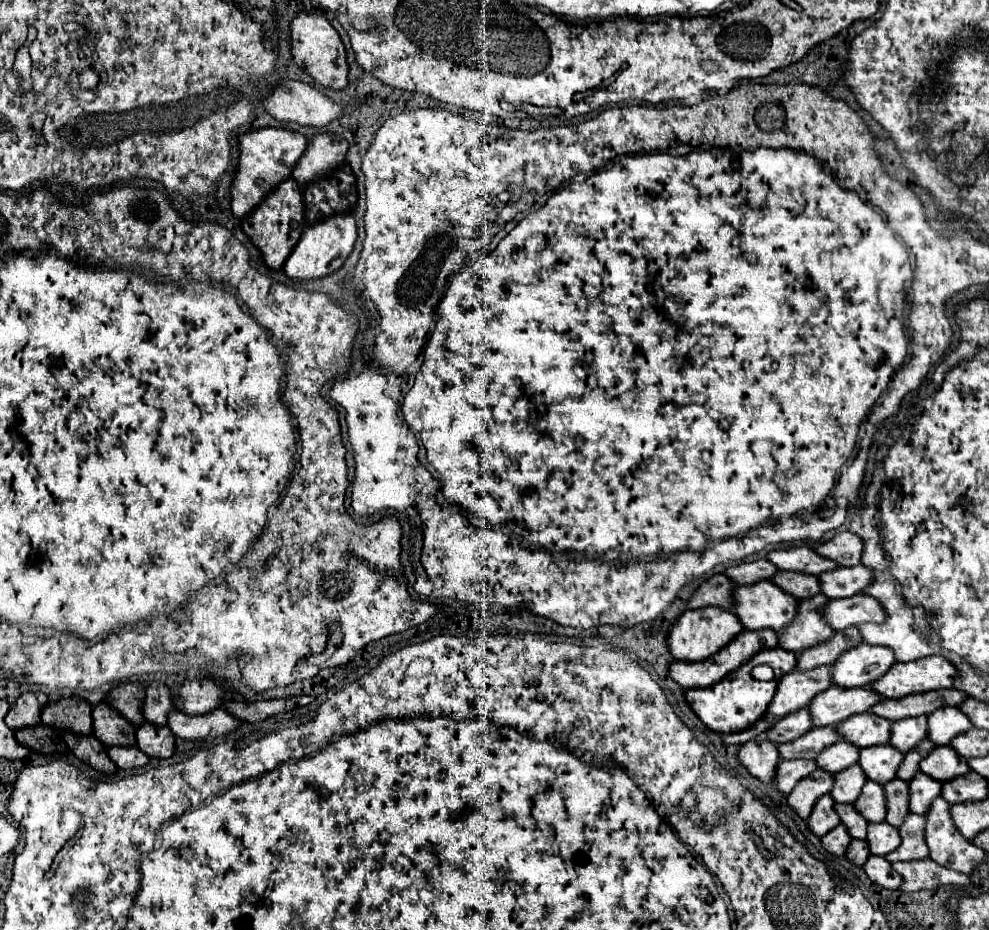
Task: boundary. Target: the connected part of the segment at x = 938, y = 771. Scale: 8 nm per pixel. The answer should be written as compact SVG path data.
M938 746L928 758L920 762L920 770L940 782L948 782L956 776L964 776L970 772L968 760L958 756L952 746Z

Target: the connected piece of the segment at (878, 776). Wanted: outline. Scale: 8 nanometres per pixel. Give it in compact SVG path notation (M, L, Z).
M882 744L882 746L862 748L858 764L870 780L884 786L884 782L890 782L892 778L896 778L896 770L898 770L902 758L904 758L904 754L900 750L896 750L890 744Z

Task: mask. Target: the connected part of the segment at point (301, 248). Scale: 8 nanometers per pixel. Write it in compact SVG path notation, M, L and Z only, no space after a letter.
M338 214L328 218L326 222L320 222L312 228L308 228L300 242L296 244L294 252L288 256L286 264L284 264L284 274L290 280L316 280L316 278L326 278L328 274L336 272L344 260L348 258L348 254L352 252L352 246L356 242L356 222L352 214Z

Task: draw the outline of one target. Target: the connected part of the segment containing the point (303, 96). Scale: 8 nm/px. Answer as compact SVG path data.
M284 80L274 94L264 100L264 108L276 120L314 128L328 126L344 112L344 108L330 100L324 92L294 80Z

